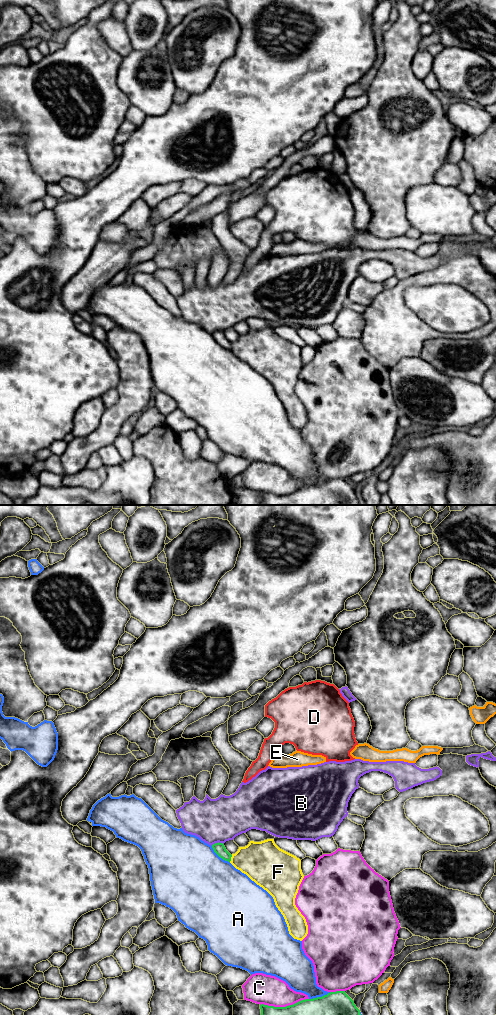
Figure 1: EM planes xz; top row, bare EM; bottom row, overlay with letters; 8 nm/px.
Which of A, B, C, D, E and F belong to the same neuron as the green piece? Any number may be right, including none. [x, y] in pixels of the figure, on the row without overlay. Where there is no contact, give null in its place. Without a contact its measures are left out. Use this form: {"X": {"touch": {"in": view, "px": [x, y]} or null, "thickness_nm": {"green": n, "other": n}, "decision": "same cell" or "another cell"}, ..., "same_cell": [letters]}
{"A": {"touch": {"in": "xz", "px": [219, 344]}, "thickness_nm": {"green": 90, "other": 500}, "decision": "another cell"}, "B": {"touch": {"in": "xz", "px": [218, 330]}, "thickness_nm": {"green": 90, "other": 360}, "decision": "another cell"}, "C": {"touch": {"in": "xz", "px": [337, 479]}, "thickness_nm": {"green": 380, "other": 460}, "decision": "another cell"}, "D": {"touch": {"in": "xz", "px": [273, 237]}, "thickness_nm": {"green": 70, "other": 300}, "decision": "another cell"}, "E": {"touch": {"in": "xz", "px": [277, 243]}, "thickness_nm": {"green": 70, "other": 130}, "decision": "another cell"}, "F": {"touch": {"in": "xz", "px": [230, 346]}, "thickness_nm": {"green": 90, "other": 320}, "decision": "another cell"}, "same_cell": []}

